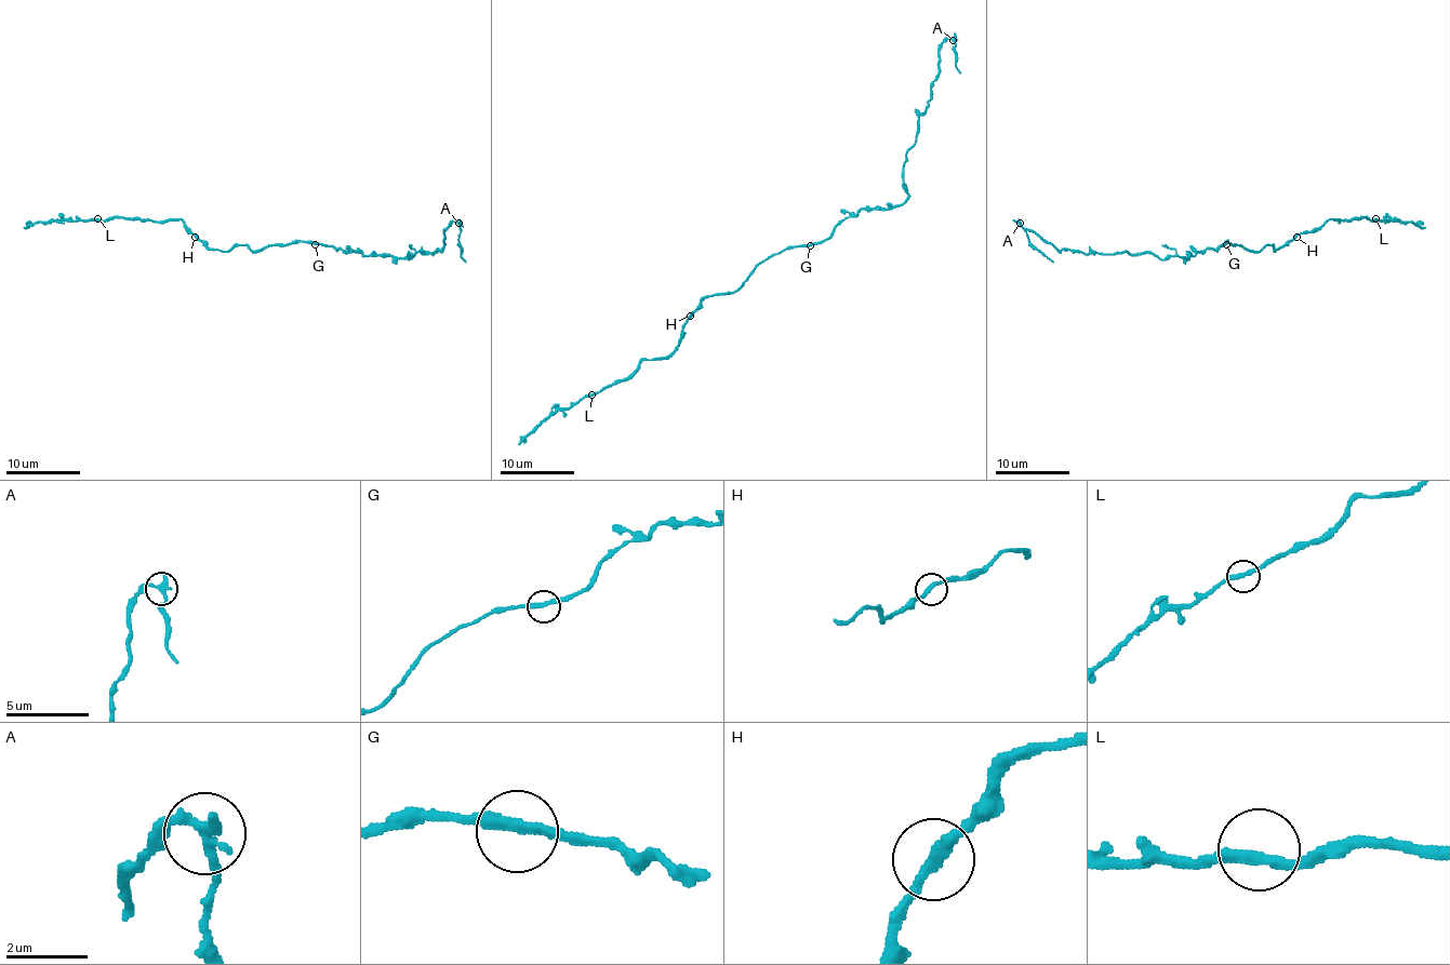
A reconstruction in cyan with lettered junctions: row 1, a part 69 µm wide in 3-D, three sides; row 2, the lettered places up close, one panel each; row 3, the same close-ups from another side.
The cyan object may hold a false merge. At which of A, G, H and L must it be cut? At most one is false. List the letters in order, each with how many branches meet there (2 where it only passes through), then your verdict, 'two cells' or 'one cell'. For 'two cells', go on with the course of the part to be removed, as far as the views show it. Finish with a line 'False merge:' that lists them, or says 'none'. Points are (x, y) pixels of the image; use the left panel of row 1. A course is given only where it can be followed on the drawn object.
A: 2 | two cells | (459, 224), (461, 257), (466, 263)
G: 2 | one cell
H: 2 | one cell
L: 2 | one cell
False merge: A

